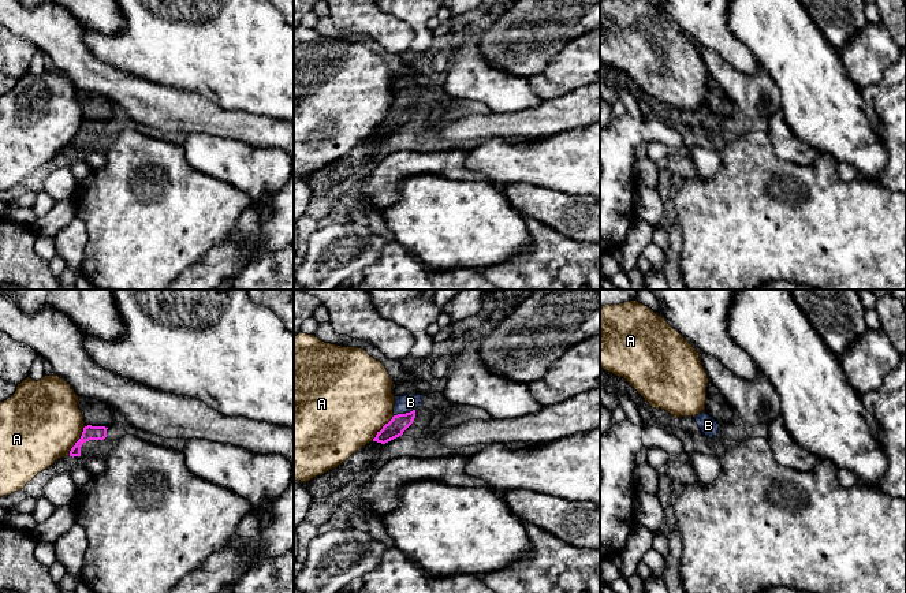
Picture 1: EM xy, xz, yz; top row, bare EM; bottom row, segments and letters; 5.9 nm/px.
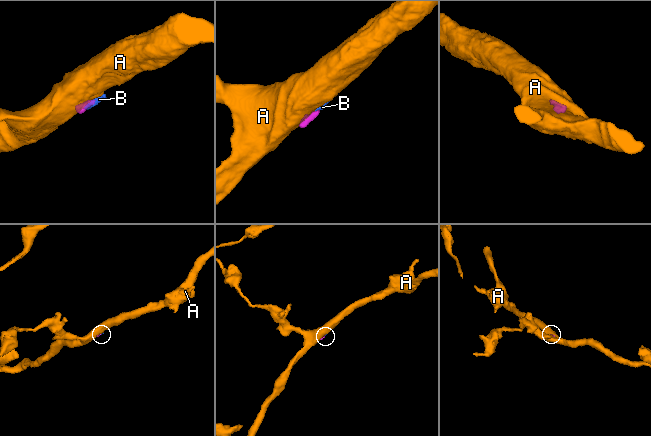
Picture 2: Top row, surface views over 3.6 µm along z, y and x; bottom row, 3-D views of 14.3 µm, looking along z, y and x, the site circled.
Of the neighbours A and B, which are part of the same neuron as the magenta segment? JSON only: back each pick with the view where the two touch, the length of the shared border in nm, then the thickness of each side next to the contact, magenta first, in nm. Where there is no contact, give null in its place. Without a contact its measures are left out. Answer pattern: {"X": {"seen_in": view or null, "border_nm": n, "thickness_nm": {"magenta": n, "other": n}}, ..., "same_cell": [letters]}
{"B": {"seen_in": "xz", "border_nm": 130, "thickness_nm": {"magenta": 110, "other": 100}}, "same_cell": ["B"]}

